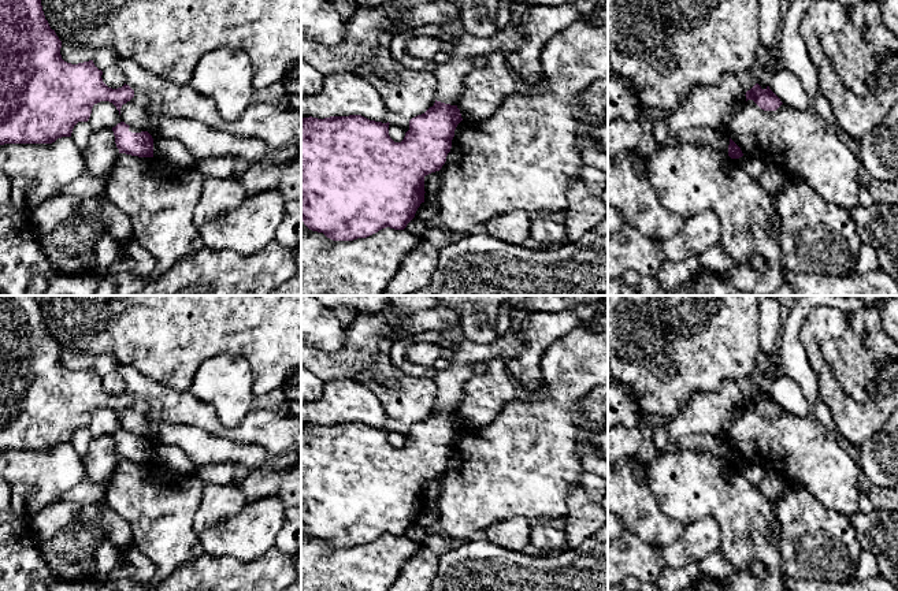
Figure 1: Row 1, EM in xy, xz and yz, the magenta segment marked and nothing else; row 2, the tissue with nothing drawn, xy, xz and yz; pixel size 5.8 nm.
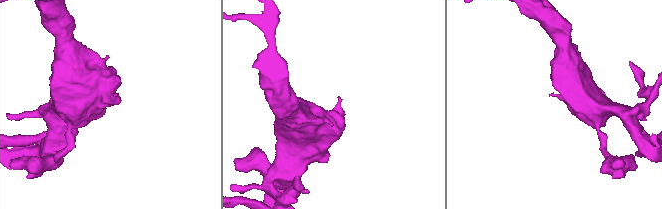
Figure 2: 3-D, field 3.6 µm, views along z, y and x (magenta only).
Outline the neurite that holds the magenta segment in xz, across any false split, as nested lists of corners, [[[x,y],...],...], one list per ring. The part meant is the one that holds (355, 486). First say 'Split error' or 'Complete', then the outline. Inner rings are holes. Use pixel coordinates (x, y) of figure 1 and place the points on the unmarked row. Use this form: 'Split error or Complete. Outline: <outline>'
Complete. Outline: [[[434,409],[424,420],[409,427],[401,449],[389,442],[389,428],[370,427],[361,421],[301,424],[301,527],[333,547],[367,544],[382,535],[404,536],[424,509],[424,483],[439,477],[452,454],[457,431],[463,427],[457,412]]]

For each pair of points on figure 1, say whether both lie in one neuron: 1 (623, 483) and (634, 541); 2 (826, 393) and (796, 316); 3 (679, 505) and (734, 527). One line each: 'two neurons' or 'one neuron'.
1: two neurons
2: two neurons
3: one neuron

